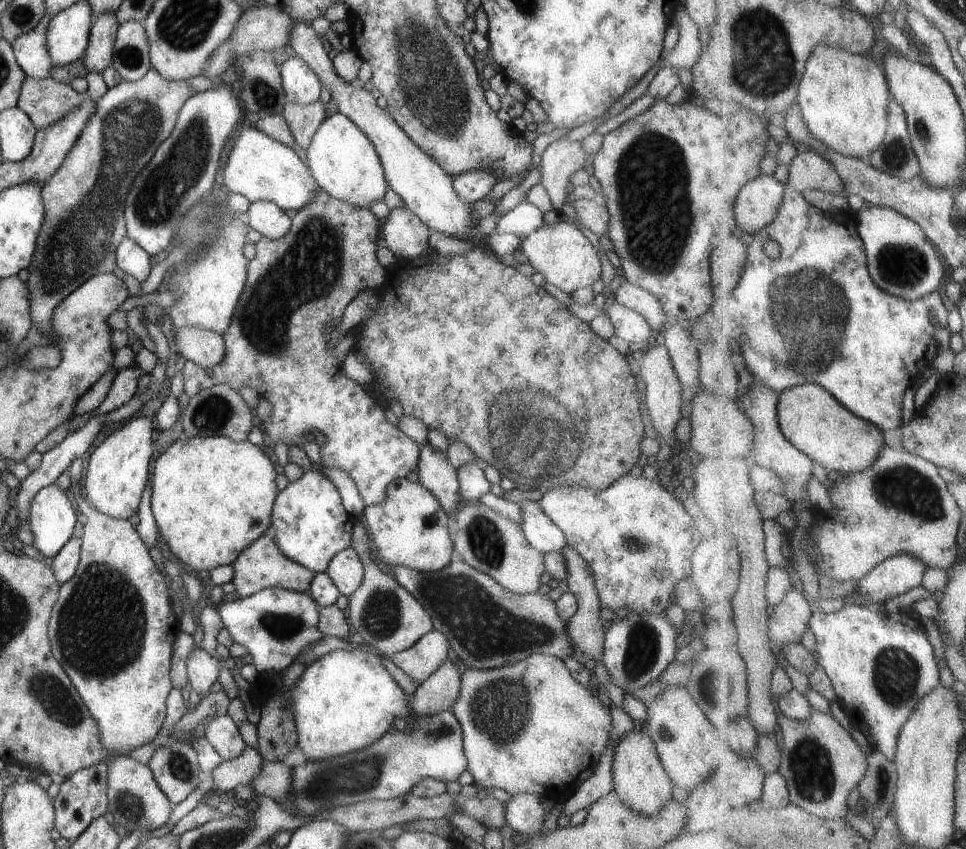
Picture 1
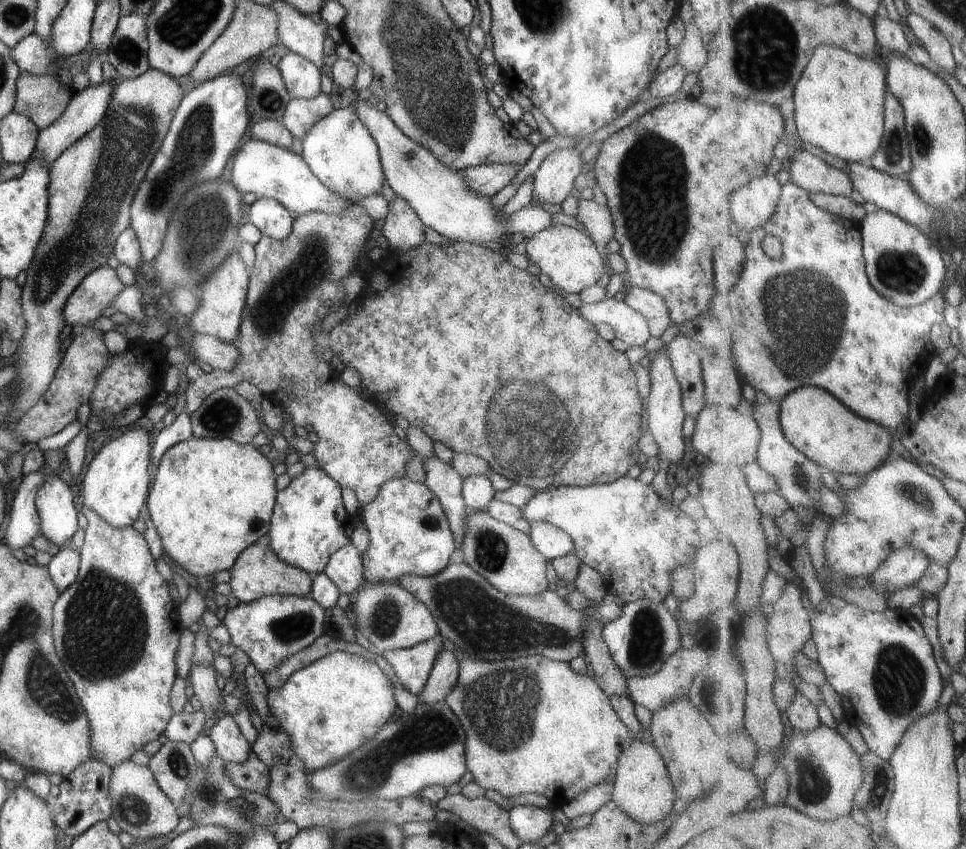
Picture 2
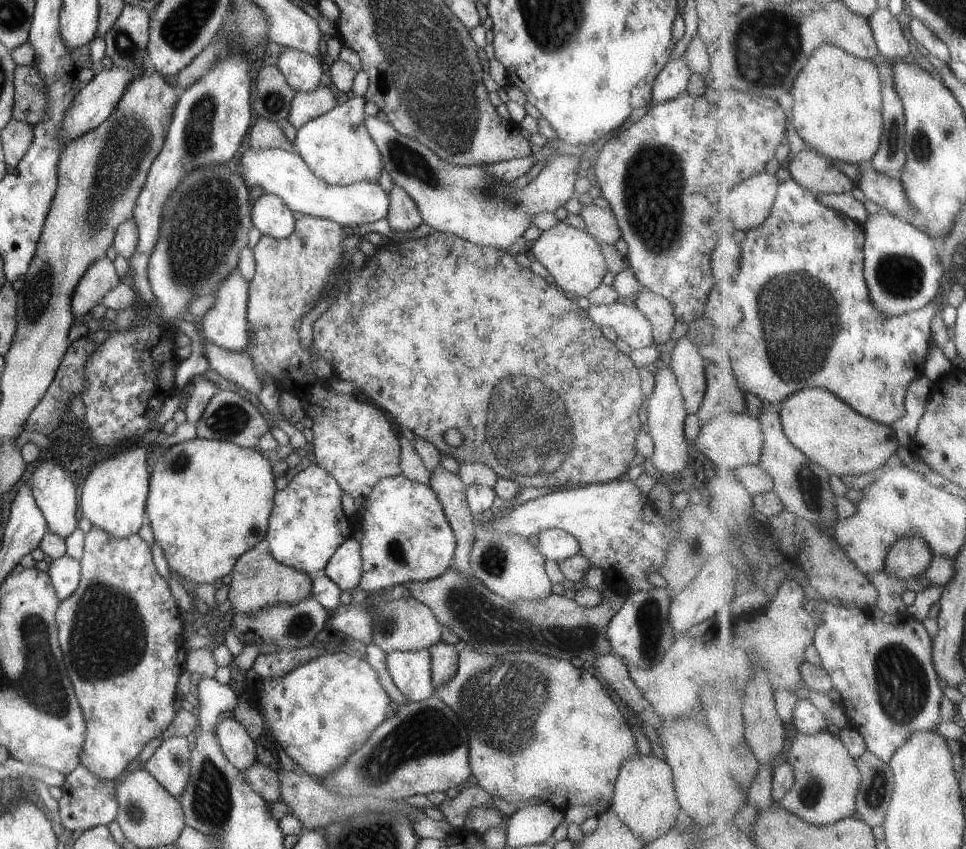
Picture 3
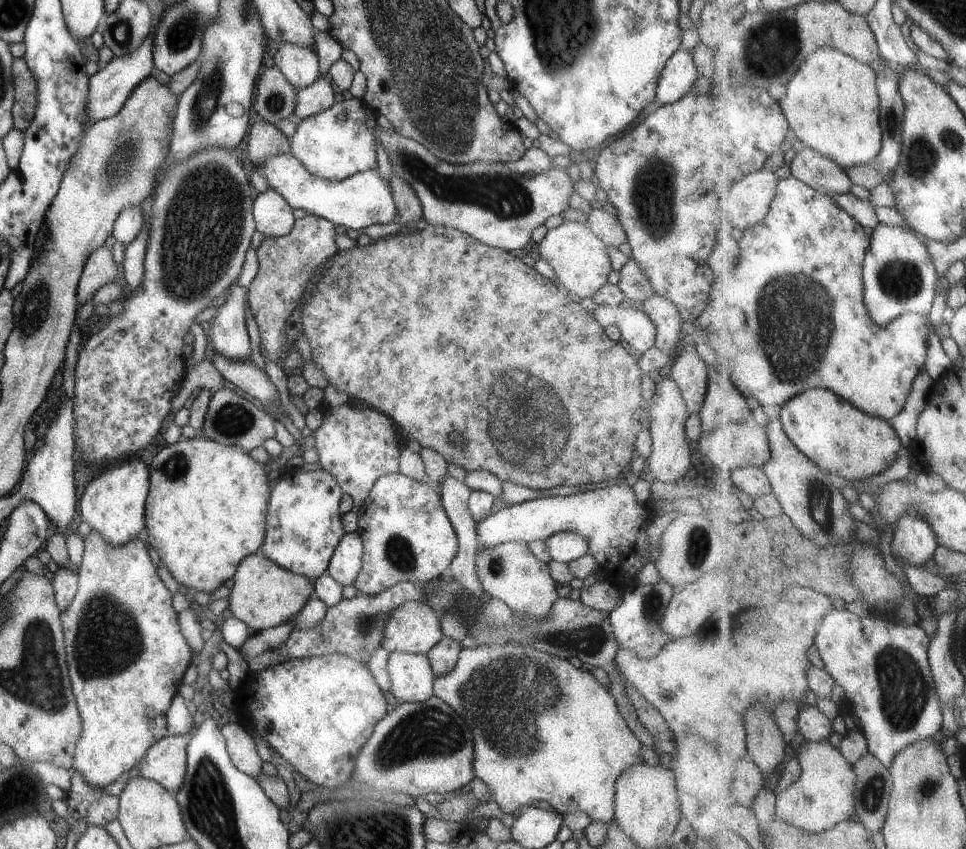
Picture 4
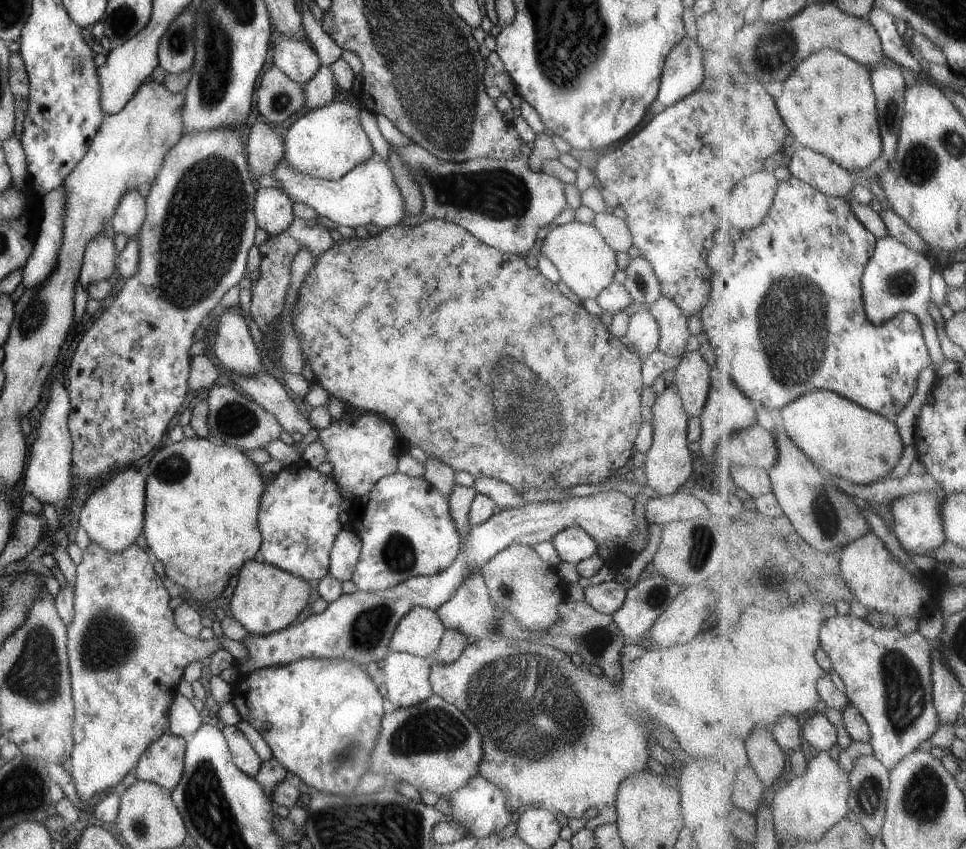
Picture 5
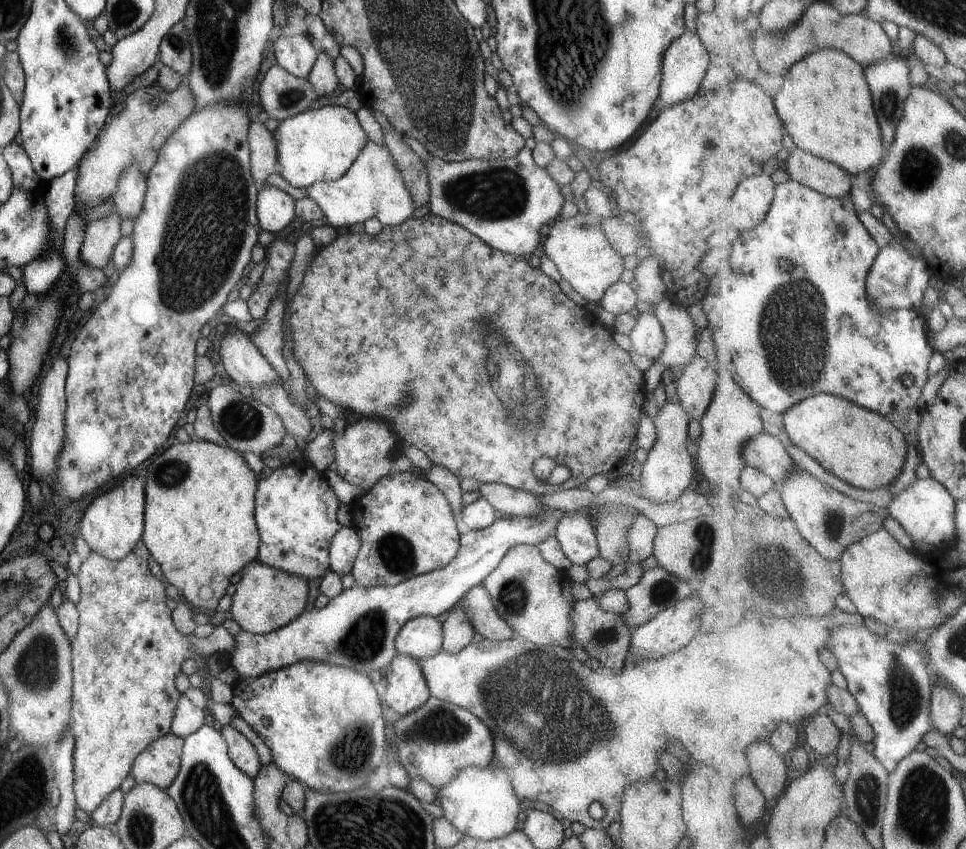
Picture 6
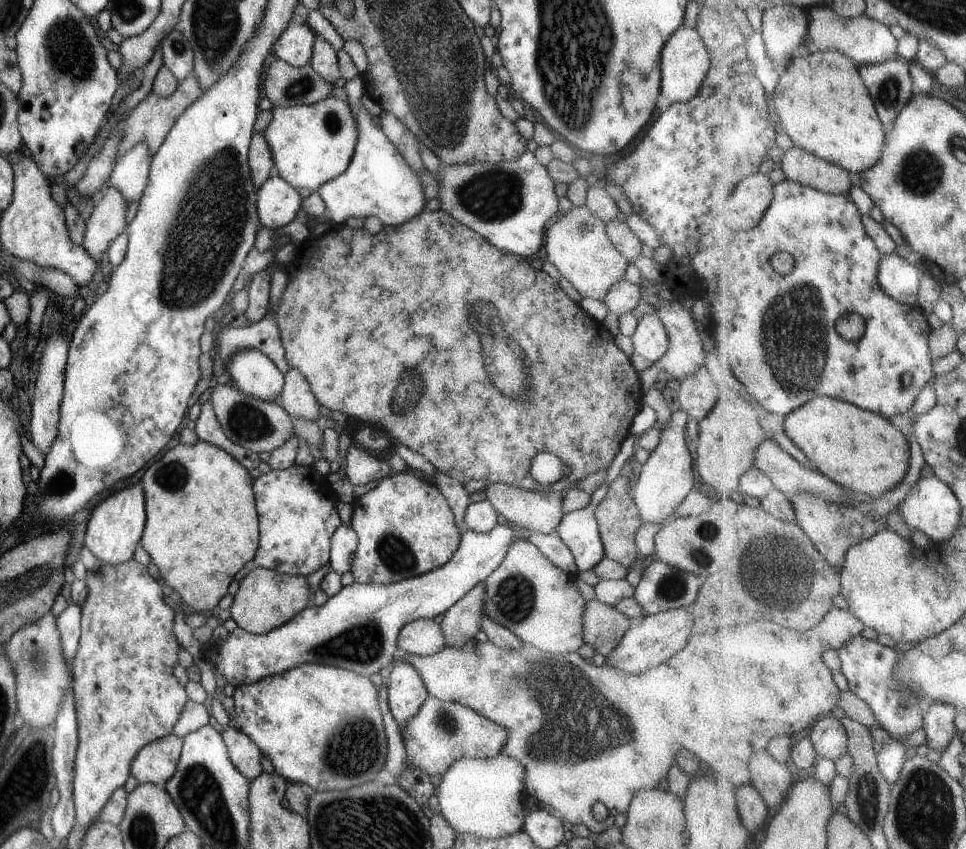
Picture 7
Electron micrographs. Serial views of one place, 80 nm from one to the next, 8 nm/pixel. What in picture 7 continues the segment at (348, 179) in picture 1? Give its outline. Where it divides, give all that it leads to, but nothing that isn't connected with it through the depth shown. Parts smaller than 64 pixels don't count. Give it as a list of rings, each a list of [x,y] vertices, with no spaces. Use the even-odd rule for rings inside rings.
[[[325,98],[309,105],[269,106],[271,120],[262,132],[265,144],[273,160],[273,174],[283,178],[289,186],[297,191],[307,188],[315,191],[321,184],[335,178],[345,171],[357,142],[356,120],[348,104],[339,99]]]

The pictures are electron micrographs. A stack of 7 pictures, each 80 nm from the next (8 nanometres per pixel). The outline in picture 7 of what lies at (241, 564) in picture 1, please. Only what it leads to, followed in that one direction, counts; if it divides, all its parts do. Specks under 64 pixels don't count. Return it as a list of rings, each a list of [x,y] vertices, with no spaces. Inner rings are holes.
[[[255,568],[245,574],[245,578],[238,583],[239,588],[233,596],[231,607],[228,608],[230,618],[238,628],[250,634],[266,634],[273,628],[282,626],[309,606],[311,601],[309,585],[306,578],[300,575],[280,574],[271,569]]]

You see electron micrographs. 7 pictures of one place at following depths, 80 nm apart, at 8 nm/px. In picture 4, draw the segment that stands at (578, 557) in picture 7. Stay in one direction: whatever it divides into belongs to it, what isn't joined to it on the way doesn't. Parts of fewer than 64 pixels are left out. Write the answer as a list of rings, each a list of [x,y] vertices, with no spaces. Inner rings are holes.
[[[557,531],[544,538],[543,541],[552,560],[568,563],[586,554],[585,540],[574,532]]]

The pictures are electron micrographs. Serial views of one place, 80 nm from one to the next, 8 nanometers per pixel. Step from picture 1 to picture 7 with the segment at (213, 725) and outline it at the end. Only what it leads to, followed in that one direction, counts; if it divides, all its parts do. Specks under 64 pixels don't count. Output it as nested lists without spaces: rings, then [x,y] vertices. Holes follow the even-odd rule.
[[[224,726],[222,740],[225,744],[229,761],[247,781],[251,782],[259,774],[262,774],[259,762],[262,754],[245,734]]]

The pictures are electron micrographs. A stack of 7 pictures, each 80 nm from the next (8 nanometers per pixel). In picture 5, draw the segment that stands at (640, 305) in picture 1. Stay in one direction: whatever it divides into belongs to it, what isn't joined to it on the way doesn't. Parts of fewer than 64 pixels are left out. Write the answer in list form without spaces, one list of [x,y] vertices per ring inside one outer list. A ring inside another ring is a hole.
[[[659,297],[653,304],[645,308],[659,326],[659,342],[657,349],[668,357],[680,357],[685,351],[698,343],[687,332],[685,314],[681,308],[665,297]]]

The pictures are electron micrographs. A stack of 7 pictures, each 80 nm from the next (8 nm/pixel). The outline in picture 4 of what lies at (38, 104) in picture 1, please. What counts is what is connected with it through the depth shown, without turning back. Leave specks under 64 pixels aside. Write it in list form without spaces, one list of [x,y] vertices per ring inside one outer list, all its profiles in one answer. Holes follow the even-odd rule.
[[[23,58],[13,59],[11,65],[14,101],[12,126],[24,131],[34,115],[36,105],[36,80]]]

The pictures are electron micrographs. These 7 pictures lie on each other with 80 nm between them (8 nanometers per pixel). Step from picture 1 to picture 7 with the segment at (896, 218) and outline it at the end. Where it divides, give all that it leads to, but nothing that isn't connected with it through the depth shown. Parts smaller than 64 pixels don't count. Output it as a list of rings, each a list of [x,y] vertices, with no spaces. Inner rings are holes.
[[[897,254],[882,255],[880,262],[880,285],[897,302],[917,306],[917,294],[921,278],[927,278],[923,263],[907,262]]]

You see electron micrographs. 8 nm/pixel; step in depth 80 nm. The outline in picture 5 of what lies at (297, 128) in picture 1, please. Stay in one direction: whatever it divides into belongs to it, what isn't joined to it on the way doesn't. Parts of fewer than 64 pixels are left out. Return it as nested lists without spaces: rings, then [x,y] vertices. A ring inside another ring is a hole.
[[[320,64],[317,72],[302,85],[305,108],[313,111],[329,104],[335,94],[335,85],[330,68]]]

